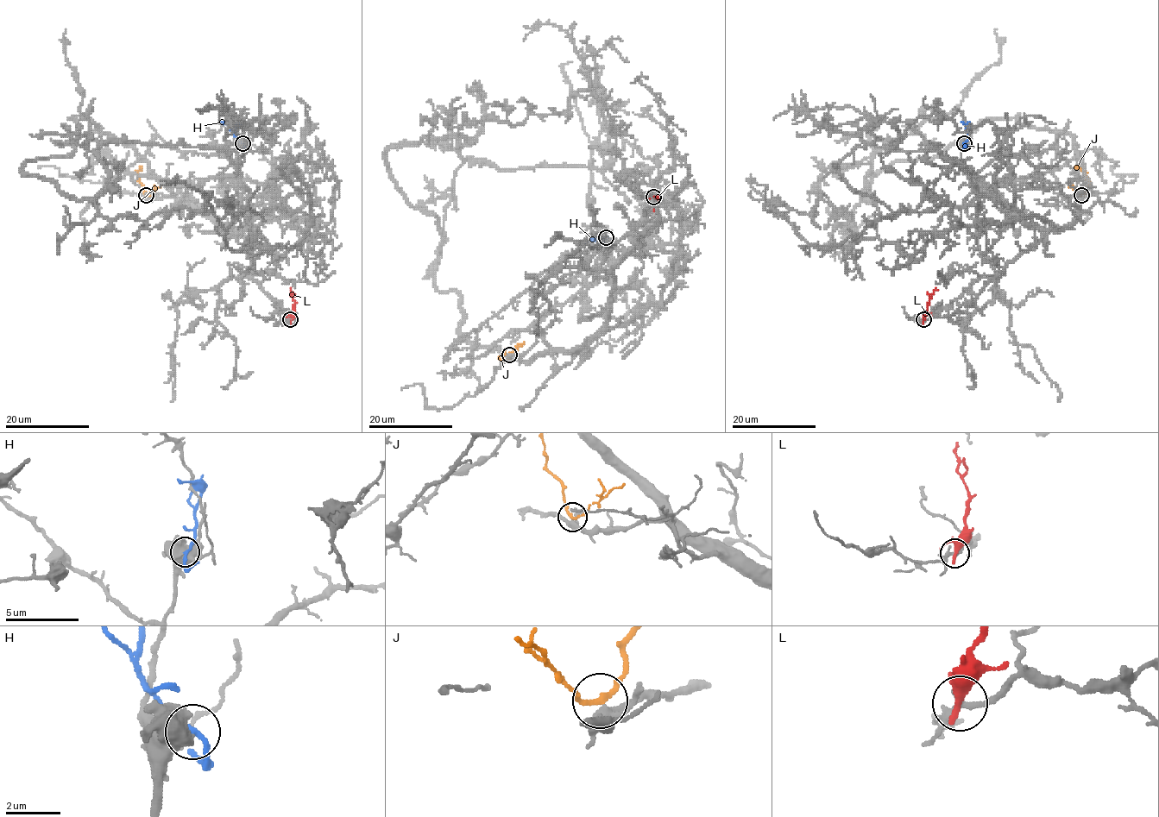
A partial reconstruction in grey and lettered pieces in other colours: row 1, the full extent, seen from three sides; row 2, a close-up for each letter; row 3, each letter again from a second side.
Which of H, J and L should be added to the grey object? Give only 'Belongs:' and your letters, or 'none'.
Belongs: J

